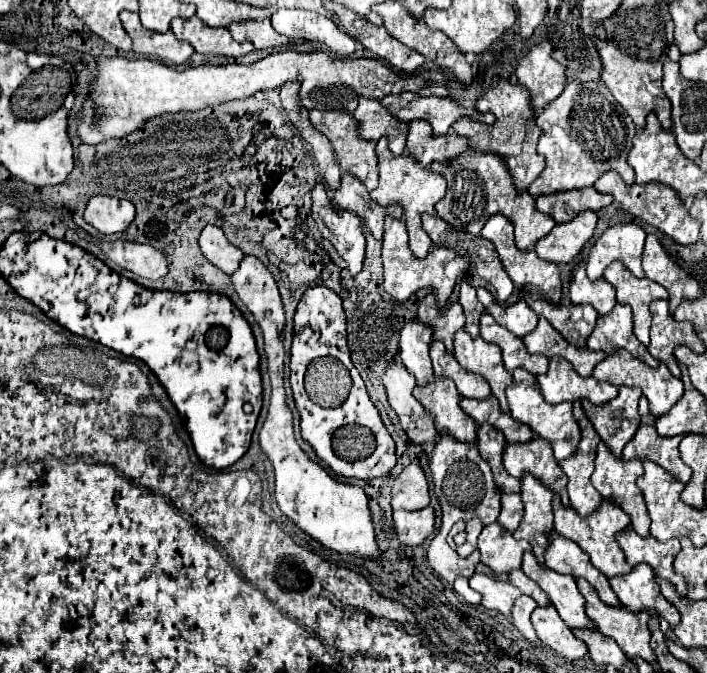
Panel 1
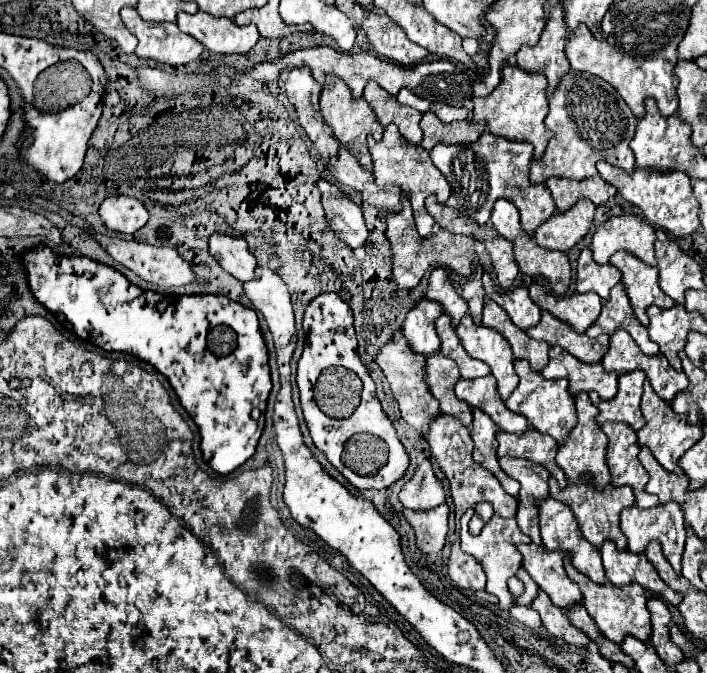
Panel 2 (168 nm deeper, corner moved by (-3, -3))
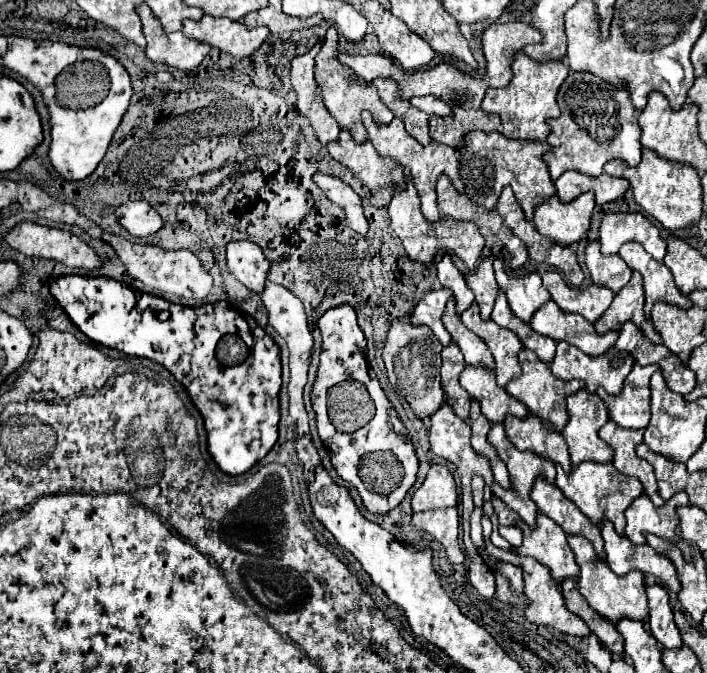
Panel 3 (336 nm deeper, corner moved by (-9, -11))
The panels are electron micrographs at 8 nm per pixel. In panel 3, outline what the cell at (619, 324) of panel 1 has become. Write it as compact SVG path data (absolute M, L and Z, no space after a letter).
M633 272L629 284L613 298L611 306L607 308L607 312L595 322L595 330L599 334L607 334L607 332L617 332L621 330L621 326L631 320L635 326L639 326L639 330L653 342L653 344L661 344L659 334L653 330L651 320L647 320L643 316L643 284L641 284L641 276L639 272Z

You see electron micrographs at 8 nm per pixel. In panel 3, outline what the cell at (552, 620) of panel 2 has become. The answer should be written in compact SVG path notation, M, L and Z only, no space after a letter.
M487 542L487 552L489 552L493 558L499 558L499 560L505 560L505 562L511 562L511 564L515 564L515 566L523 568L523 578L525 578L525 596L529 598L529 604L527 604L527 608L523 610L523 616L525 616L529 622L546 627L552 627L555 630L559 630L559 632L563 632L563 634L579 636L579 638L583 638L583 636L589 636L589 634L591 634L591 632L589 632L589 628L587 628L587 624L585 624L581 618L577 618L575 614L571 614L571 612L565 608L563 594L561 594L561 590L557 588L557 584L555 584L555 582L553 582L553 578L549 576L549 570L547 570L543 564L539 564L537 560L531 560L531 558L527 558L527 556L517 556L517 554L511 554L511 552L499 550L499 548L495 548L491 542Z

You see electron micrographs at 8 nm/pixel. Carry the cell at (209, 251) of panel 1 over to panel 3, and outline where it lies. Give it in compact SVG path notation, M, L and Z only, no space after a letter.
M229 242L227 244L227 270L243 282L251 292L261 292L265 286L269 260L261 248L253 242Z

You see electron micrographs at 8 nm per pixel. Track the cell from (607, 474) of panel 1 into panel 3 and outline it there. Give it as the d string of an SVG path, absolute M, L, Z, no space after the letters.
M611 420L599 430L599 436L603 442L607 442L613 450L615 450L615 460L613 466L625 474L625 476L635 476L641 480L645 494L651 498L651 502L655 506L663 506L663 500L657 492L657 480L653 474L651 464L647 464L647 460L641 460L635 454L637 444L643 442L643 430L627 430L627 428L619 428L617 424L613 424Z

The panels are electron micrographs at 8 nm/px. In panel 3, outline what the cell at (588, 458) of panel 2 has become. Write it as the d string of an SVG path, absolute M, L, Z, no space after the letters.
M579 390L577 394L567 396L567 410L569 410L569 422L563 430L563 438L567 440L569 446L569 454L571 454L571 466L579 466L581 462L597 462L597 464L609 464L613 462L613 452L611 446L605 444L599 438L599 428L603 428L603 424L607 424L609 416L607 416L607 408L603 404L603 400L597 394L589 394L587 390Z

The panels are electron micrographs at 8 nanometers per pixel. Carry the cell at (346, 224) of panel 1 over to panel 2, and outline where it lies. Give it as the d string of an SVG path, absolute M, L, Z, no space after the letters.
M319 178L317 182L321 194L323 194L323 208L327 214L327 222L333 228L333 232L347 242L349 248L359 248L367 240L367 226L361 214L361 208L335 184L327 182L325 178Z

